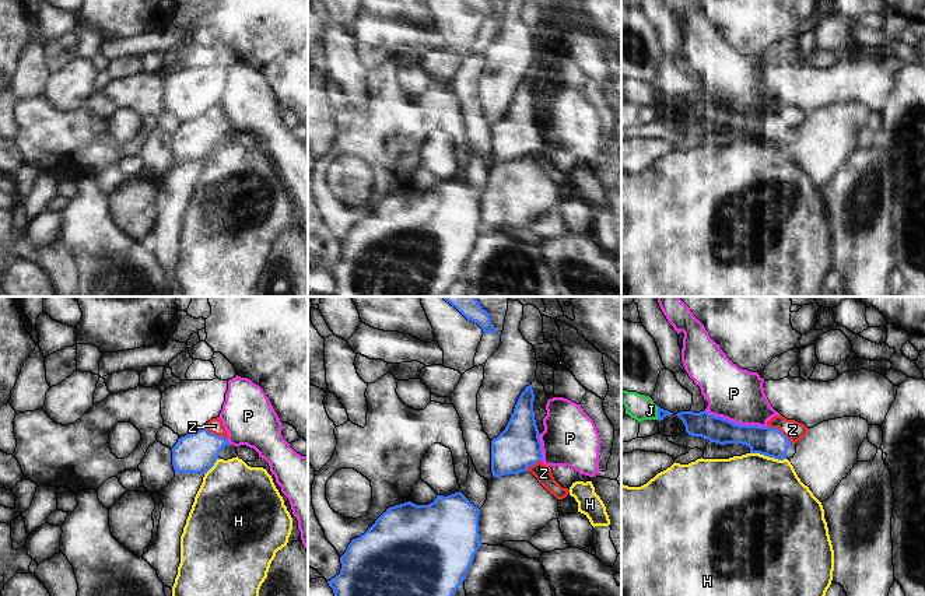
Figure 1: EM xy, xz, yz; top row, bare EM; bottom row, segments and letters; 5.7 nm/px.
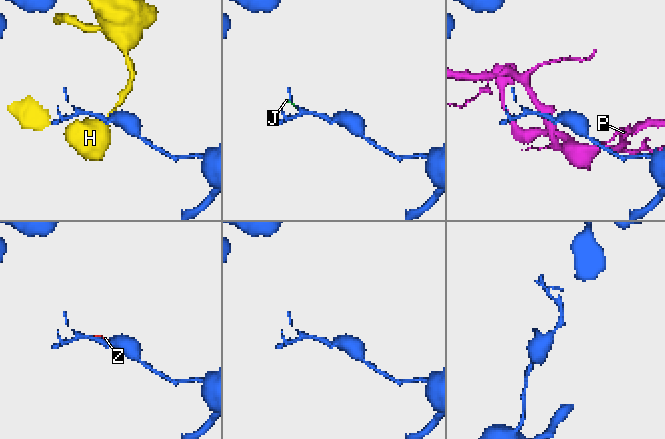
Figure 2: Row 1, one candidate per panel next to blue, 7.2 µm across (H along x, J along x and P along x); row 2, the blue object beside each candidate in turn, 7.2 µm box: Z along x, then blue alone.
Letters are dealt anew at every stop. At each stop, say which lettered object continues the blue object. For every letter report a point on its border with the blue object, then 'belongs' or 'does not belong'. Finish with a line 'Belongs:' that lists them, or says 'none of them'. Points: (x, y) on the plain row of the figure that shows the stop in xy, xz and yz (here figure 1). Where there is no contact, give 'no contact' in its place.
H: meets blue in yz at (768, 143); does not belong
J: meets blue in yz at (658, 100); does not belong
P: meets blue in yz at (733, 109); does not belong
Z: meets blue in yz at (778, 116); does not belong
Belongs: none of them

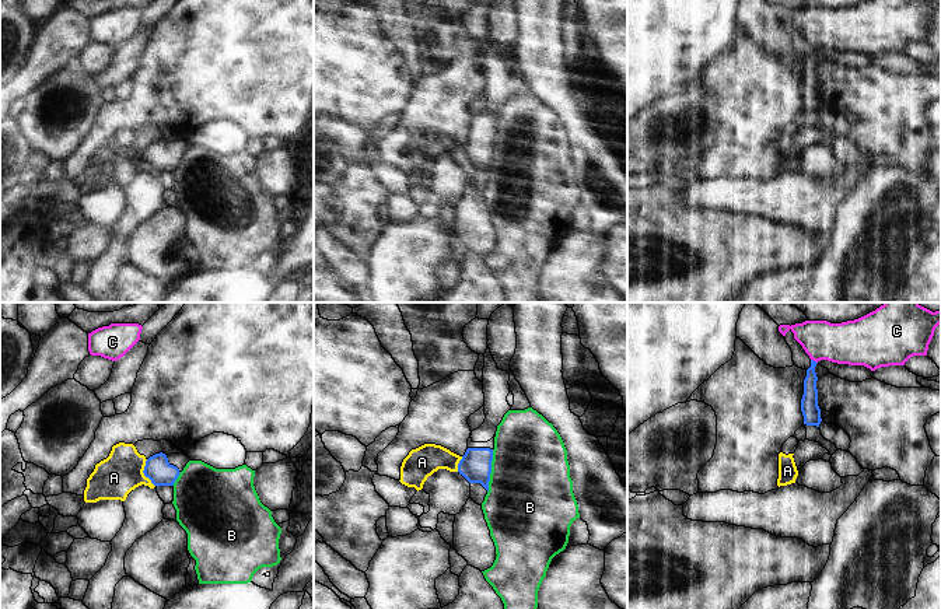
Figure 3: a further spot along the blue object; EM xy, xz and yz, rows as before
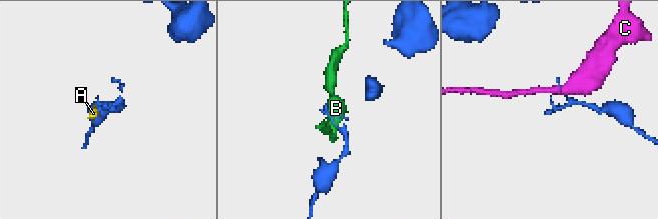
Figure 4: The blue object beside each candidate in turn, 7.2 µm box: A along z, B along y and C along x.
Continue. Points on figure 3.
A: meets blue in xy at (143, 158); does not belong
B: meets blue in xz at (490, 157); does not belong
C: meets blue in yz at (812, 46); does not belong
Belongs: none of them

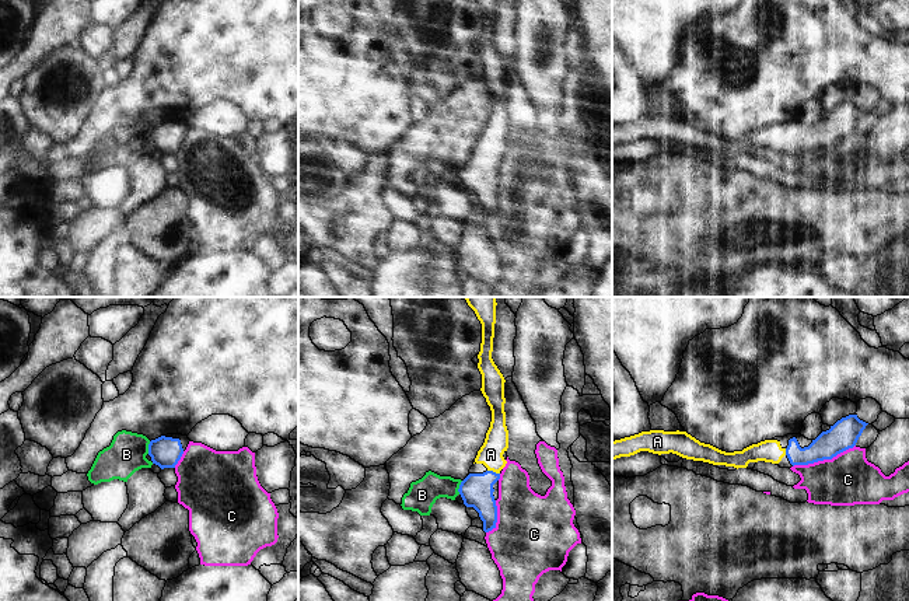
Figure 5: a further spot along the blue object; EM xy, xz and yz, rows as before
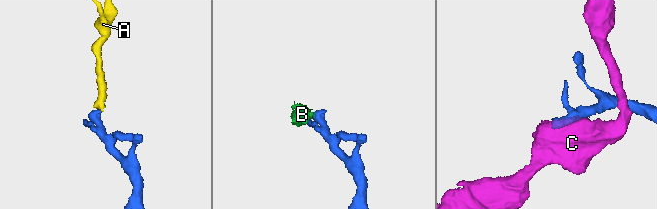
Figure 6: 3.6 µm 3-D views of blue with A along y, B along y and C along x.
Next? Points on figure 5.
A: meets blue in xz at (492, 157); belongs
B: meets blue in xz at (460, 174); does not belong
C: meets blue in yz at (824, 144); does not belong
Belongs: A

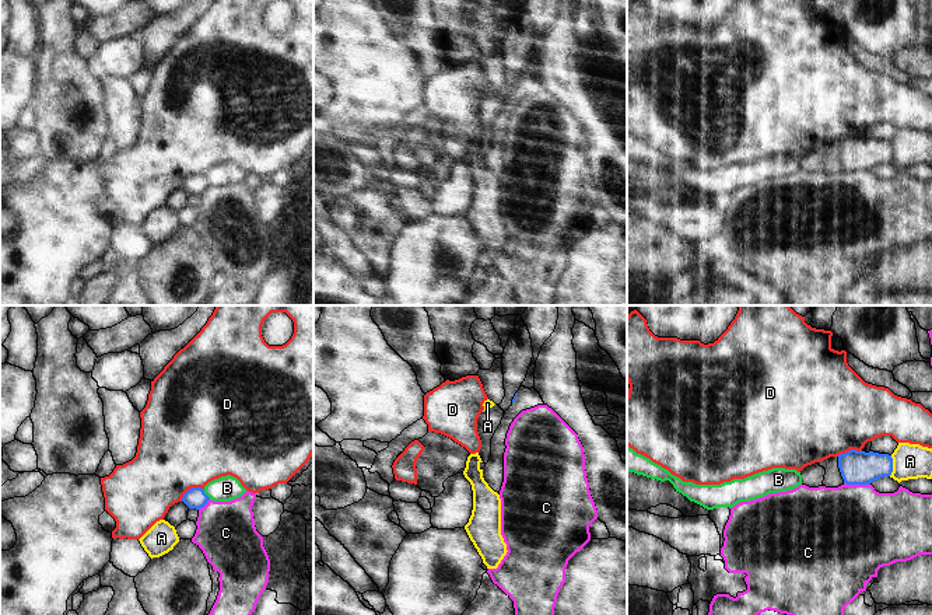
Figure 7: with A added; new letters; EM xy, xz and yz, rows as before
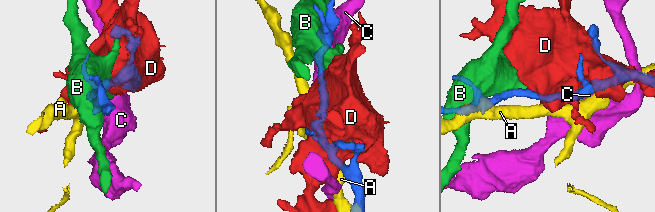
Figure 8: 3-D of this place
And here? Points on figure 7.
A: meets blue in yz at (892, 151); does not belong
B: meets blue in xy at (206, 181); does not belong
C: meets blue in yz at (857, 170); does not belong
D: meets blue in xy at (192, 174); does not belong
Belongs: none of them

